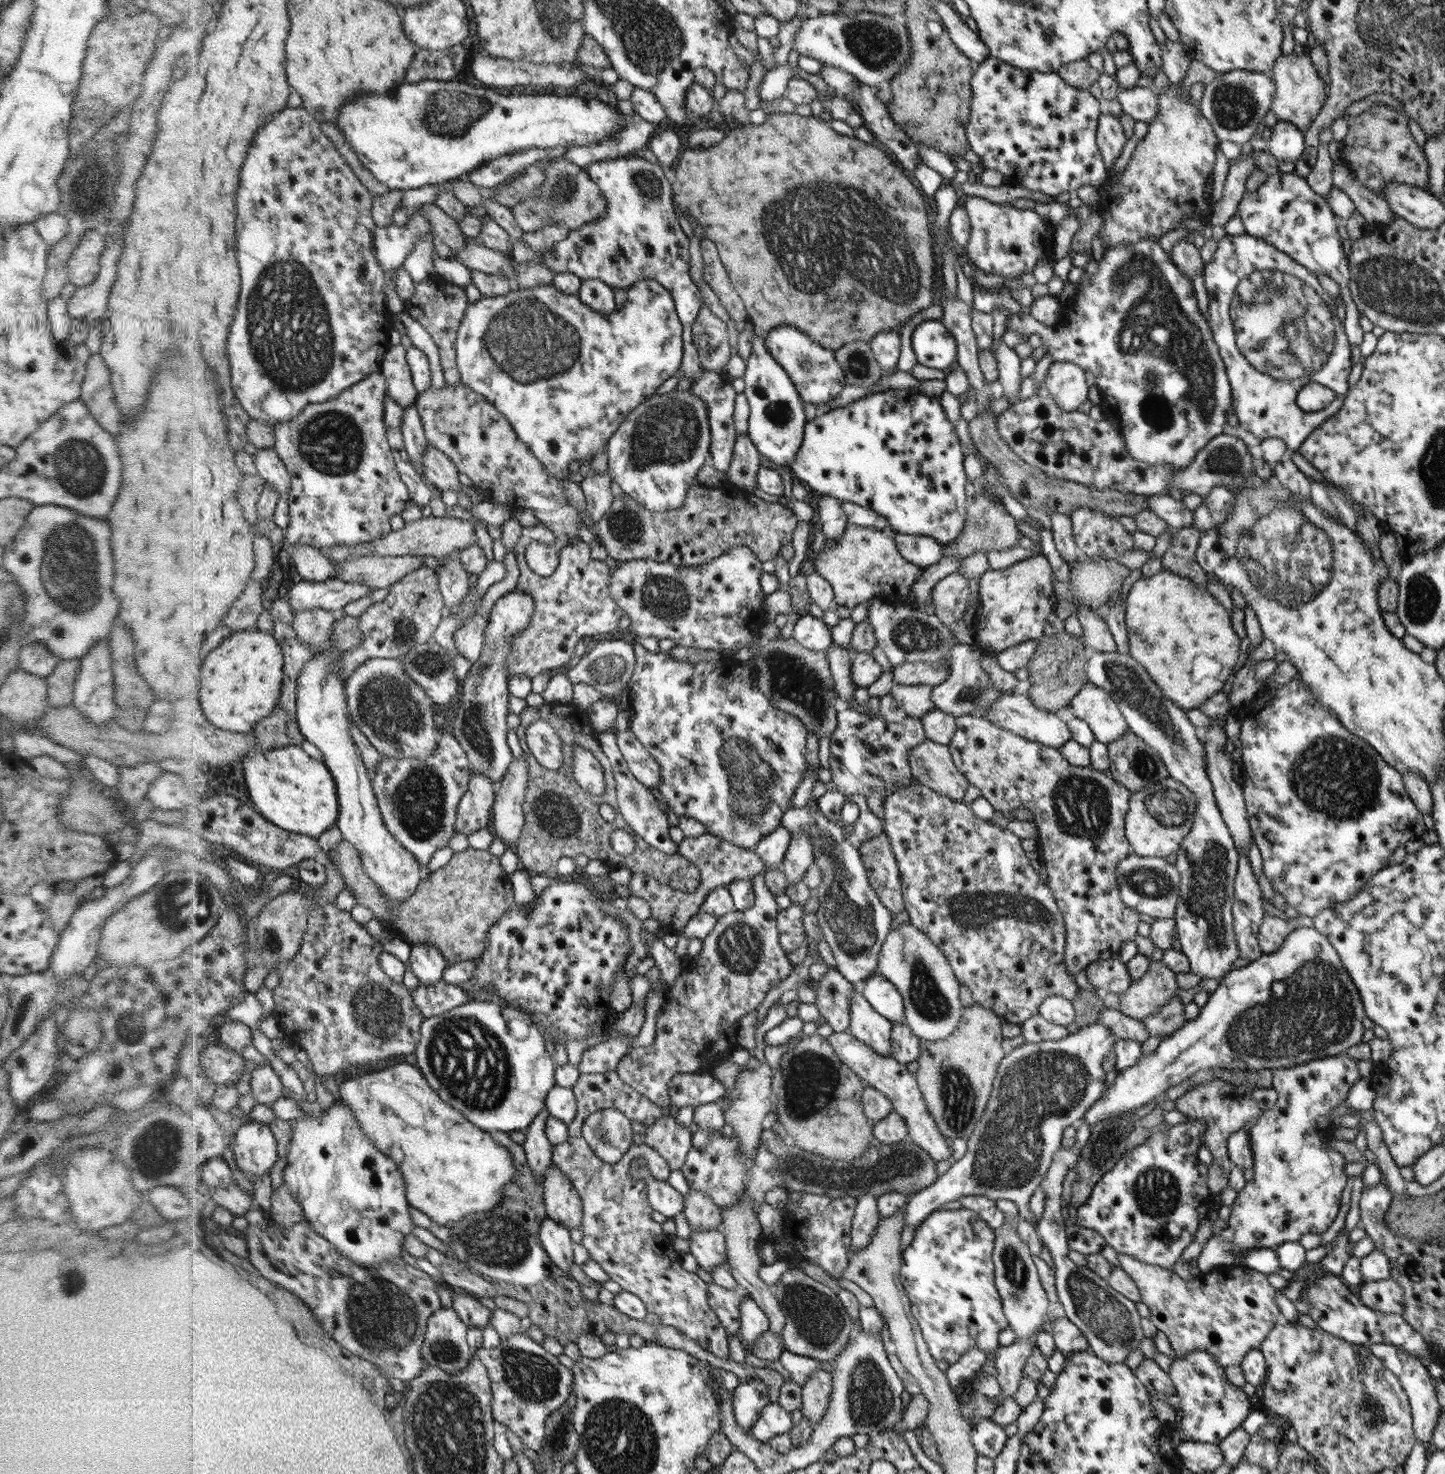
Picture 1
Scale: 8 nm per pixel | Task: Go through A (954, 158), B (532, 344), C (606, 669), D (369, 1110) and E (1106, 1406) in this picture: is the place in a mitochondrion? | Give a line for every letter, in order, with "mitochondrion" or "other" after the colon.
A: other
B: mitochondrion
C: mitochondrion
D: other
E: other

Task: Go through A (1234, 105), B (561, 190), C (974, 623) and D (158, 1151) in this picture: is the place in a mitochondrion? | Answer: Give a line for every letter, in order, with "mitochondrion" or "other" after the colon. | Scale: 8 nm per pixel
A: mitochondrion
B: mitochondrion
C: other
D: mitochondrion

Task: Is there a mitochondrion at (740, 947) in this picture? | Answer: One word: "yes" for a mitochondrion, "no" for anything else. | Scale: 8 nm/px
yes

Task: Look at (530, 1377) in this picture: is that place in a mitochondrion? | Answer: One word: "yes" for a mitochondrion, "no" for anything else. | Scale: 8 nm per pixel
yes

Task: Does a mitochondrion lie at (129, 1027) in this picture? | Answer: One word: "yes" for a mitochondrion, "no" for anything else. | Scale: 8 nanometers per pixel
yes

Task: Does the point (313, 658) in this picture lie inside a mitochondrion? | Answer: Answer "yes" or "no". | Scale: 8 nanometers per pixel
no

